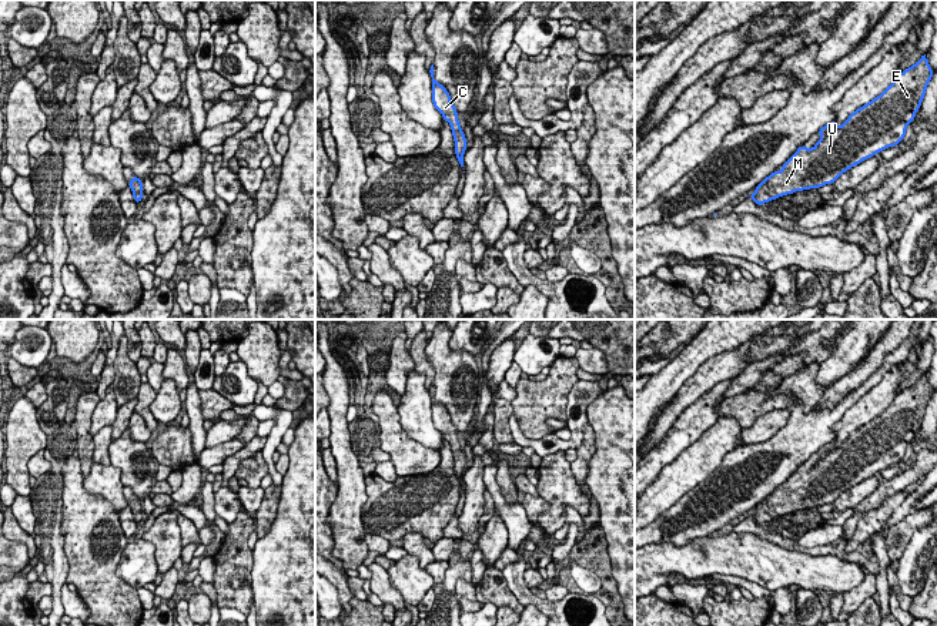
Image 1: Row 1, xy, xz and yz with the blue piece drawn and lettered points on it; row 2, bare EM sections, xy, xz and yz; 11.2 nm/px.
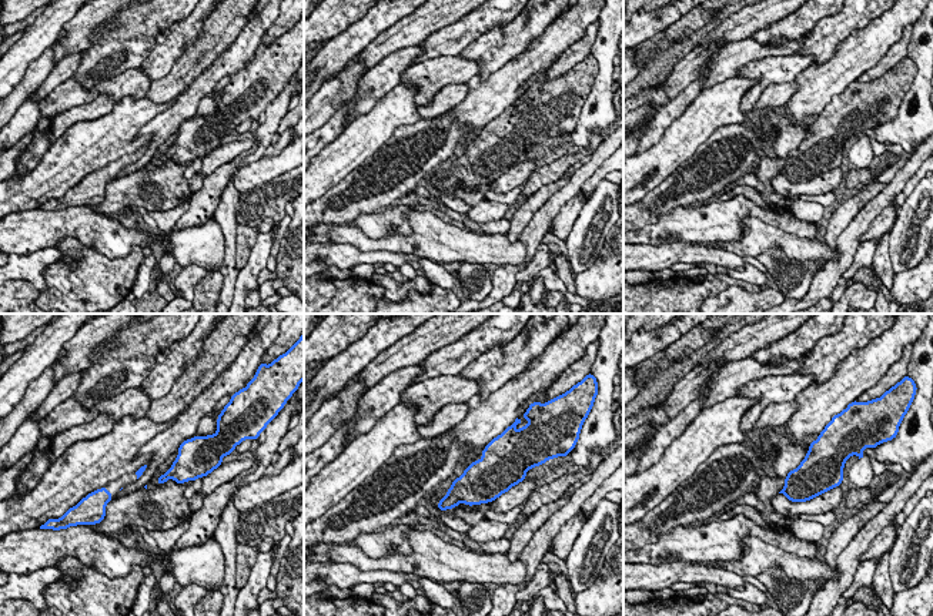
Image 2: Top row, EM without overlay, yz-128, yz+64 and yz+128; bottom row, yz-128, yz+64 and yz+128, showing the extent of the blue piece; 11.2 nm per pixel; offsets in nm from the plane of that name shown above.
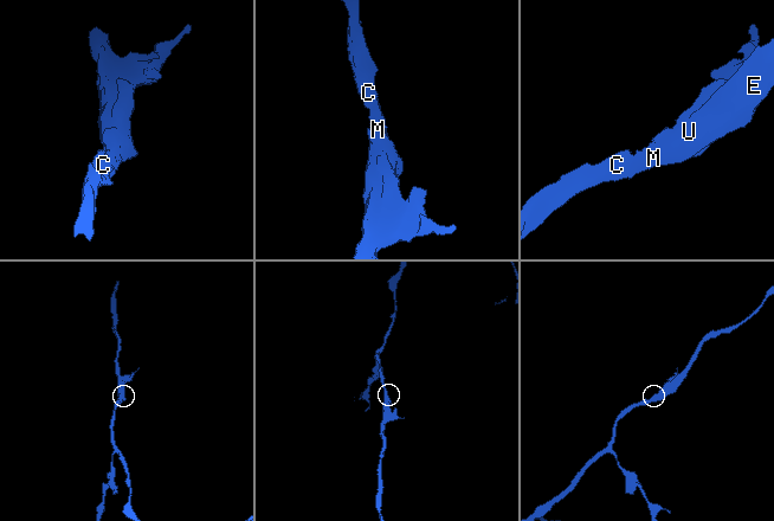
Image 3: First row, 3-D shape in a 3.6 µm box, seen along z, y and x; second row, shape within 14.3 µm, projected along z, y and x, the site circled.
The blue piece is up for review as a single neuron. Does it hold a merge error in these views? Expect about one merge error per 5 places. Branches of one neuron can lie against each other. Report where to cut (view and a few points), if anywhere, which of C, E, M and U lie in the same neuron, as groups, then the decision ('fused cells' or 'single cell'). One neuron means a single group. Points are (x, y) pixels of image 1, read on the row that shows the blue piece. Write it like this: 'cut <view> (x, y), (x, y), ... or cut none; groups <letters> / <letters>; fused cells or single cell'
cut none; groups C E M U; single cell

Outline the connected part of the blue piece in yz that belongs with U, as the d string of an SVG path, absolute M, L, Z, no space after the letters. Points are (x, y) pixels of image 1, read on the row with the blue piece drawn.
M926 54L921 56L916 64L900 73L880 96L851 113L840 127L836 125L836 120L821 127L817 133L820 140L813 148L800 145L797 151L782 164L783 170L773 171L756 185L754 193L749 197L757 205L763 205L786 194L833 184L851 167L871 158L876 153L897 145L904 138L907 125L914 120L916 113L921 107L933 73Z

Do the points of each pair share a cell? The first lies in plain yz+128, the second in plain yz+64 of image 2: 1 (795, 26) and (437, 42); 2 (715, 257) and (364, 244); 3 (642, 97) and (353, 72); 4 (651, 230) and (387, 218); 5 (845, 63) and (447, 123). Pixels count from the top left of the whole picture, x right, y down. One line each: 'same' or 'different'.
1: same
2: different
3: same
4: same
5: same

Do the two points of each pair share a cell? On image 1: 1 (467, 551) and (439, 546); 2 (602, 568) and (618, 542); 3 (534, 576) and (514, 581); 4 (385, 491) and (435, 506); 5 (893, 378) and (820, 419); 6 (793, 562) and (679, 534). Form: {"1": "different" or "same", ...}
{"1": "same", "2": "different", "3": "different", "4": "same", "5": "different", "6": "different"}

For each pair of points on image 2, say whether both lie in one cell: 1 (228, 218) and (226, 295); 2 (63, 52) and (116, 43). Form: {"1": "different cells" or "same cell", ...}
{"1": "same cell", "2": "different cells"}

